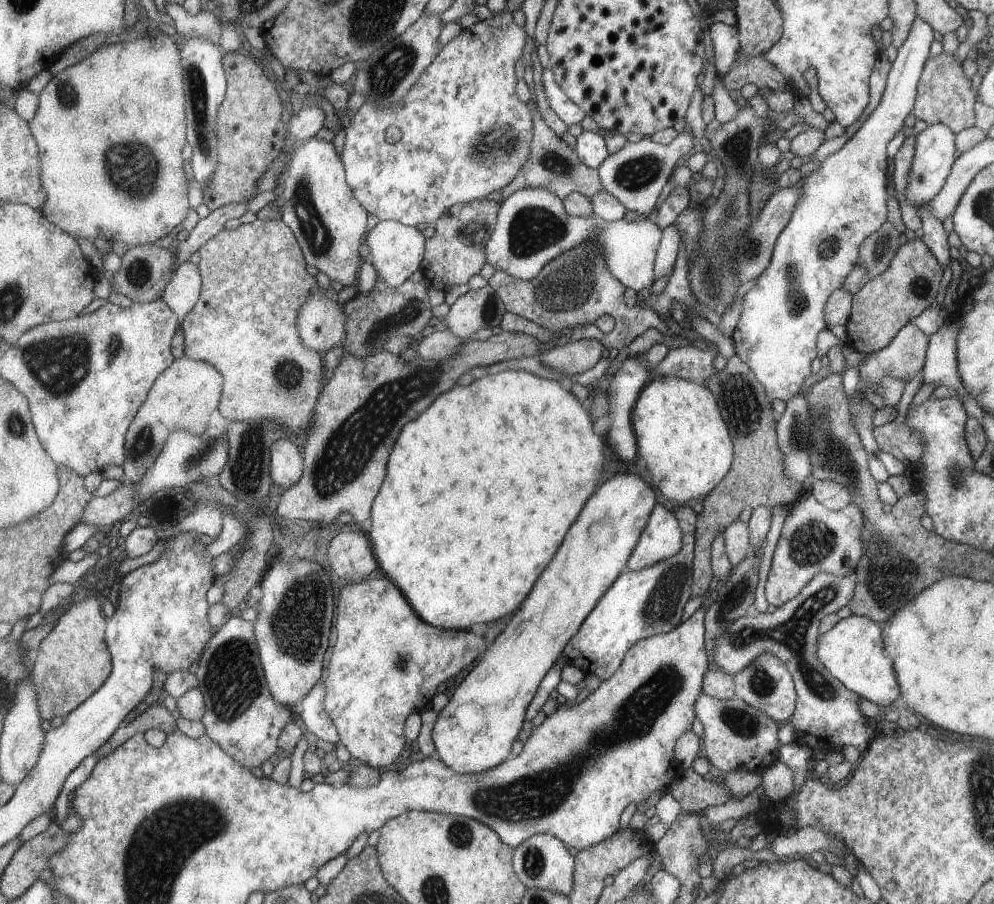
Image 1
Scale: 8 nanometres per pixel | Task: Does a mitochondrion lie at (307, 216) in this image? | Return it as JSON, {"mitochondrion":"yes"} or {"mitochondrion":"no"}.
{"mitochondrion":"yes"}

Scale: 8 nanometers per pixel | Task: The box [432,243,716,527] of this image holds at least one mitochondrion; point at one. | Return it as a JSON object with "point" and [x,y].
{"point":[544,293]}

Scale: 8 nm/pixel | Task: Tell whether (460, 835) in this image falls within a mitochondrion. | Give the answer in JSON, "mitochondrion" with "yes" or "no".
{"mitochondrion":"yes"}

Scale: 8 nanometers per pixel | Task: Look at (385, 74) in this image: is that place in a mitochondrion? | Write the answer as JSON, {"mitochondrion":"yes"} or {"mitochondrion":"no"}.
{"mitochondrion":"yes"}

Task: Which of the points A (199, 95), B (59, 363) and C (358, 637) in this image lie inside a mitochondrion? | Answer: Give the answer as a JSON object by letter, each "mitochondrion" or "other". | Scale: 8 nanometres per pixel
{"A":"mitochondrion","B":"mitochondrion","C":"other"}

